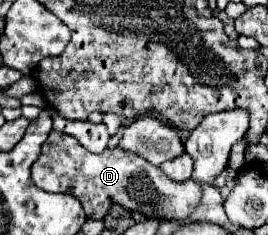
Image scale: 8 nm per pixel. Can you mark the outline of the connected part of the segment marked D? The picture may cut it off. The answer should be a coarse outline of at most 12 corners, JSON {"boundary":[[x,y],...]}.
{"boundary":[[52,130],[31,169],[45,191],[77,197],[89,219],[113,203],[187,217],[201,185]]}

